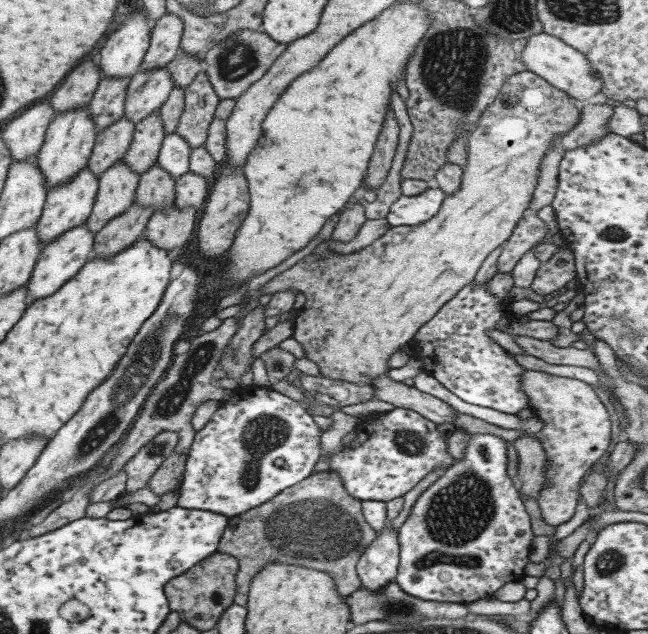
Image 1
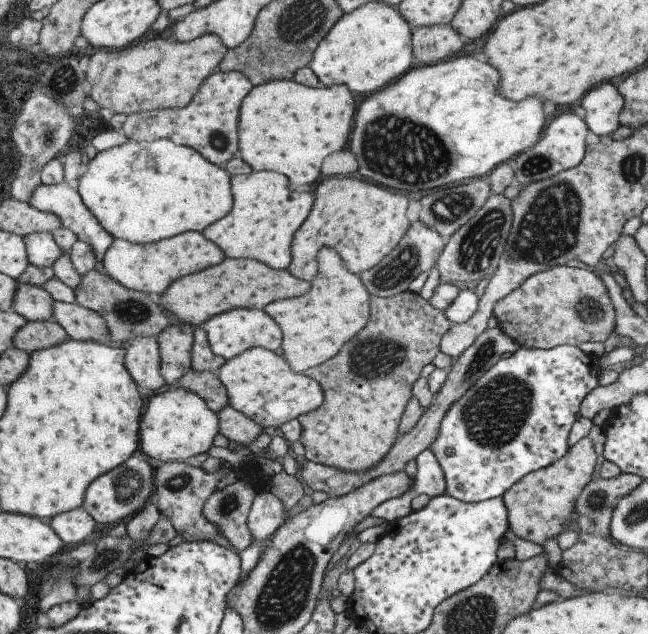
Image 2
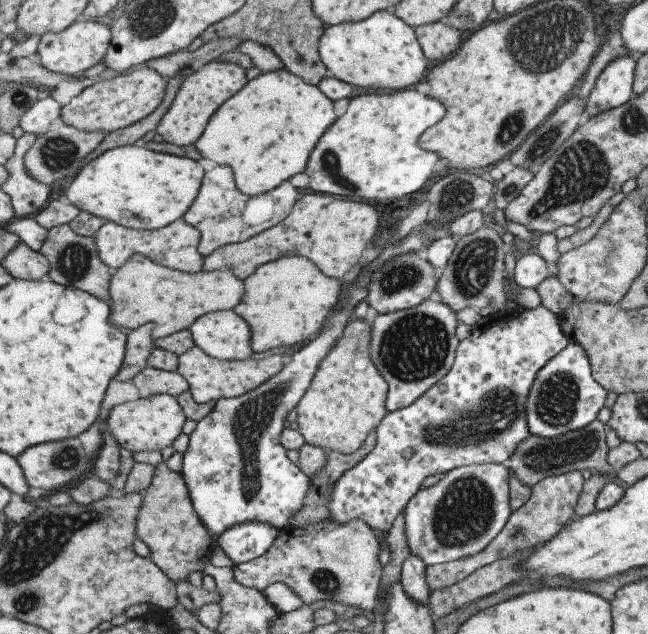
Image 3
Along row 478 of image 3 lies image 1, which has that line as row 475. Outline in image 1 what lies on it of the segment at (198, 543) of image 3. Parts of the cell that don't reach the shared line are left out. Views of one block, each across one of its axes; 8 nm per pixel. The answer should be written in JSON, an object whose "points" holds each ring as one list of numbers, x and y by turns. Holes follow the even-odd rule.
{"points":[[173,451,146,482,148,490,159,497,170,490,177,490,179,493,185,459,186,454]]}

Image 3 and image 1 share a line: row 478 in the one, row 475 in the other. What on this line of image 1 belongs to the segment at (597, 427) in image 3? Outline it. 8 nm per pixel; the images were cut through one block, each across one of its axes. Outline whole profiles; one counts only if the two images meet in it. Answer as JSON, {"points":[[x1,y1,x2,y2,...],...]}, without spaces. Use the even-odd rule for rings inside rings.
{"points":[[523,435,515,438,512,445,518,456,518,467,515,483,520,498,523,495,536,498,538,492,544,489,546,478,546,456,540,442,533,435]]}

